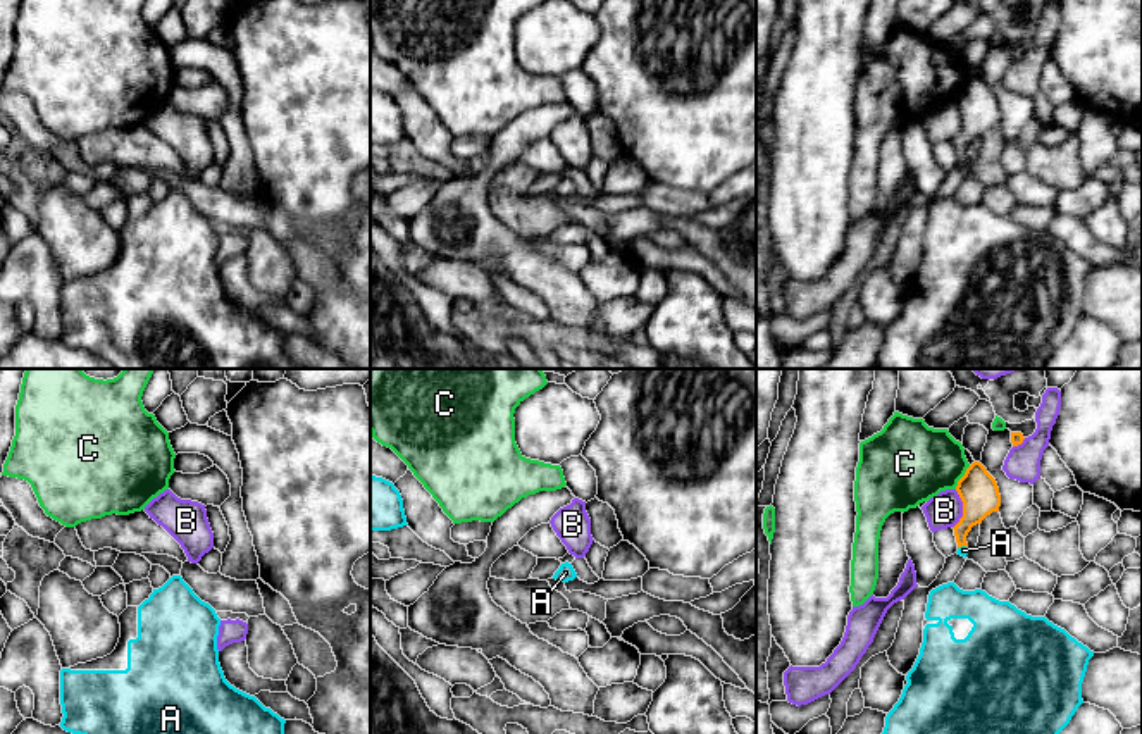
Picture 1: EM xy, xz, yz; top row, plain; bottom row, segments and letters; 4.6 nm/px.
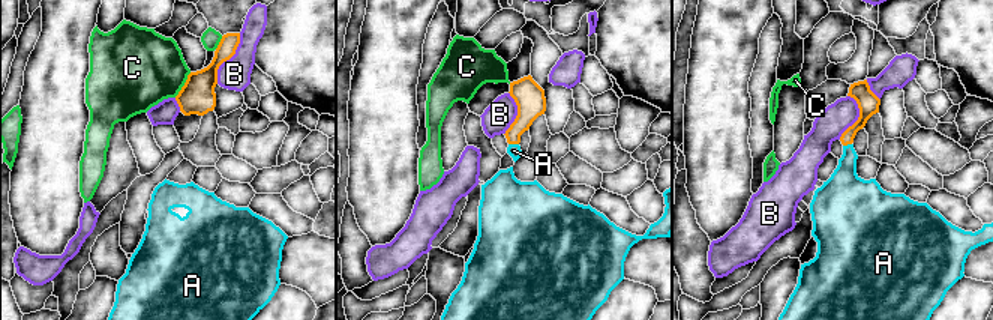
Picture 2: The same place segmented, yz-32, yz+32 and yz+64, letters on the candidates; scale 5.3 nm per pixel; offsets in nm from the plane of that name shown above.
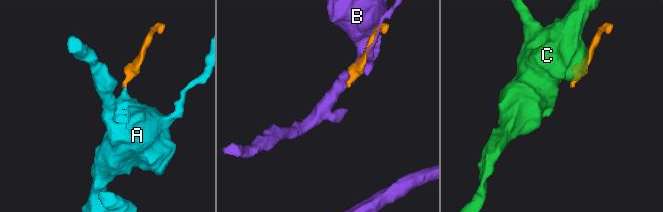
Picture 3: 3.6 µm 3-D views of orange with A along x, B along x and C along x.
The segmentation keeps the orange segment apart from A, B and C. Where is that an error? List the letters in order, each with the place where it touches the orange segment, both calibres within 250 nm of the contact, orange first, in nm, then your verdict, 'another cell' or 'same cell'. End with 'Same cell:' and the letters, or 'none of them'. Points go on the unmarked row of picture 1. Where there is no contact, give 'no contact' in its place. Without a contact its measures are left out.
A: meets orange in yz at (962, 159); 180 nm thick on the orange side, 50 nm on the other; same cell
B: meets orange in yz at (963, 123); 180 nm thick on the orange side, 160 nm on the other; another cell
C: meets orange in yz at (962, 92); 180 nm thick on the orange side, 380 nm on the other; another cell
Same cell: A

